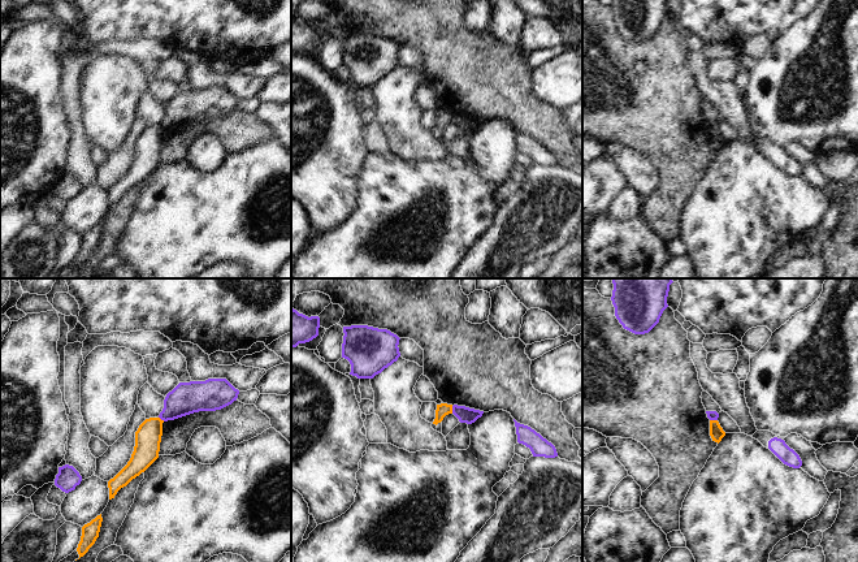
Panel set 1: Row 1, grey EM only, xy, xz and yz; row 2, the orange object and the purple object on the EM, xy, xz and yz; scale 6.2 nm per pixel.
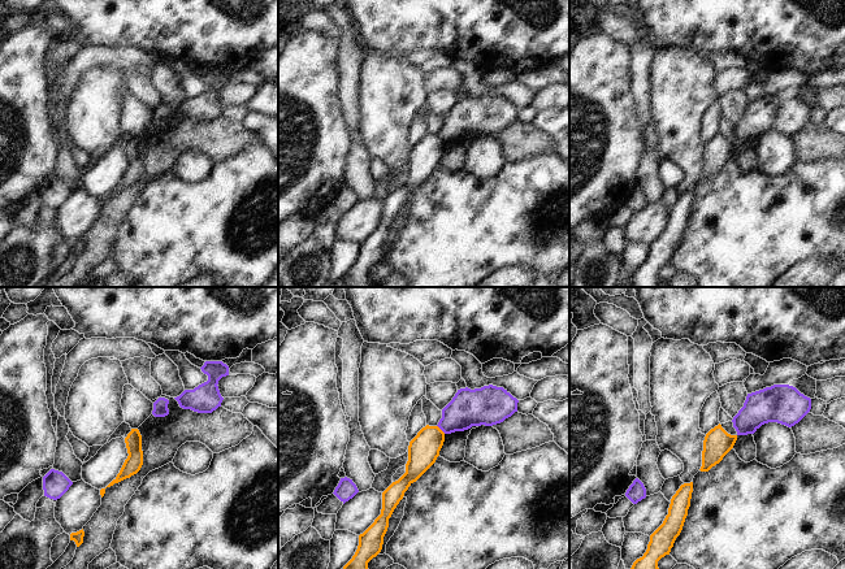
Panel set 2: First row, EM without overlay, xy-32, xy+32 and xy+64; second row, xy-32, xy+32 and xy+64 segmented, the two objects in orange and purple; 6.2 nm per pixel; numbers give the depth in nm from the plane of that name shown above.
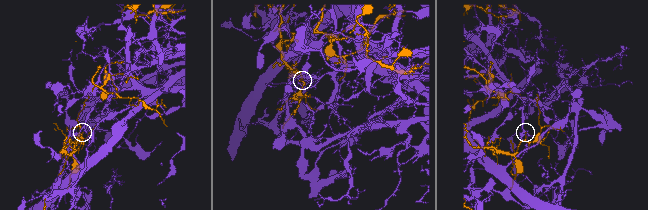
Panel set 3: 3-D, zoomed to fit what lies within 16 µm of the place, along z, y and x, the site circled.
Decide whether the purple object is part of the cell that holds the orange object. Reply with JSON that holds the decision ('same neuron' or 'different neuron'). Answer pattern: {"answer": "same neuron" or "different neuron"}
{"answer": "different neuron"}

